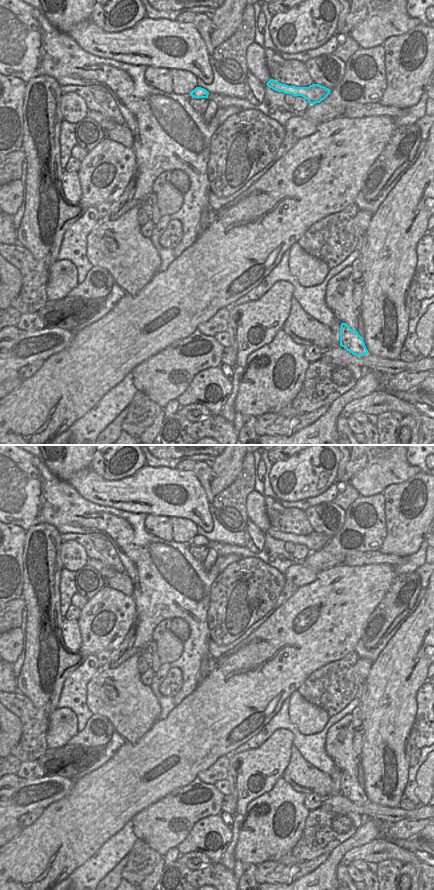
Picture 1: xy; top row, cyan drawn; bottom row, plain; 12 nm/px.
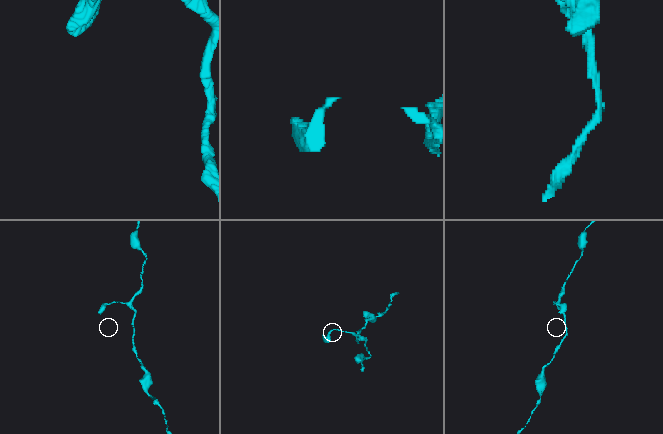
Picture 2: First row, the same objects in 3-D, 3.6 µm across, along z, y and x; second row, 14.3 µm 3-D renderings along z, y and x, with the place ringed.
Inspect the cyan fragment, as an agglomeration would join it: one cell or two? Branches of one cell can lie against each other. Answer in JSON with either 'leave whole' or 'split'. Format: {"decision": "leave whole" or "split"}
{"decision": "leave whole"}

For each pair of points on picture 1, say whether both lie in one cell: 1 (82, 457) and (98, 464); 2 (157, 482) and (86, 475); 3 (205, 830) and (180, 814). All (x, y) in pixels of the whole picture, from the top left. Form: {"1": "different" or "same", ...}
{"1": "different", "2": "same", "3": "different"}

